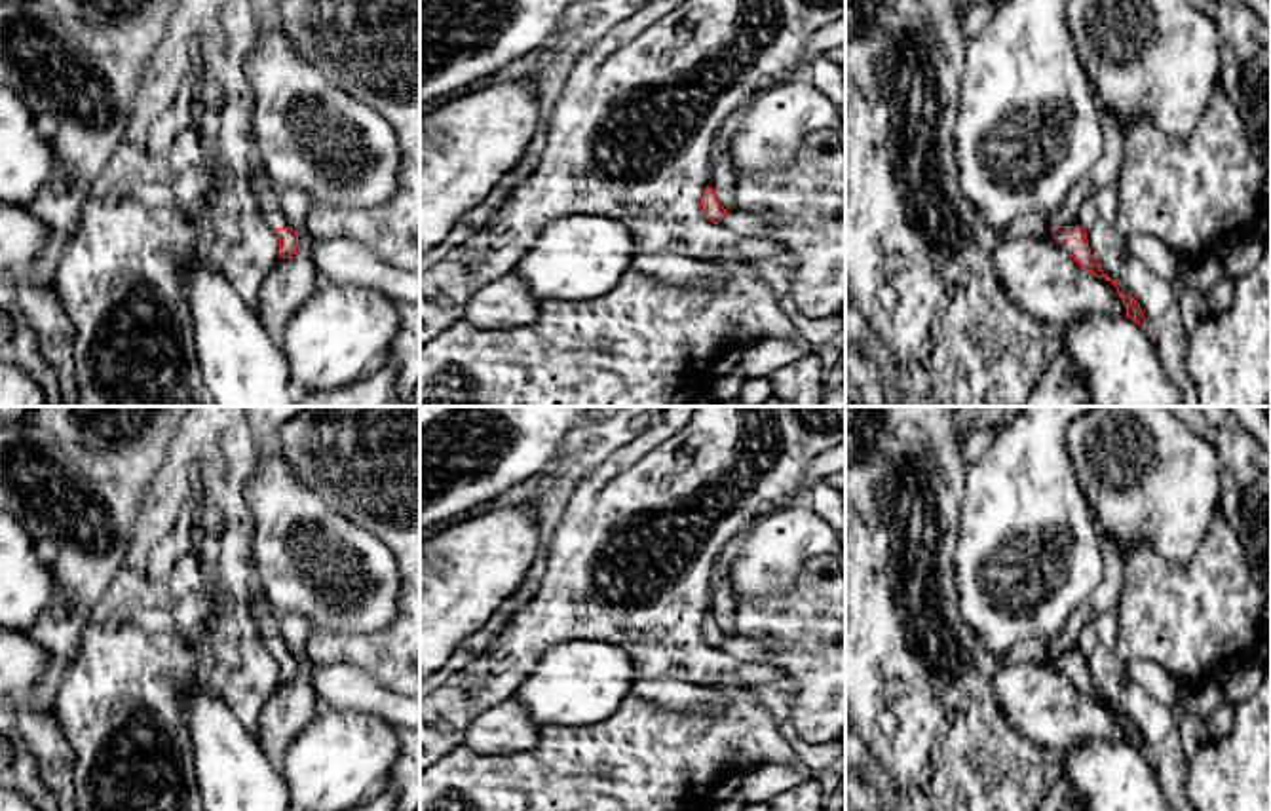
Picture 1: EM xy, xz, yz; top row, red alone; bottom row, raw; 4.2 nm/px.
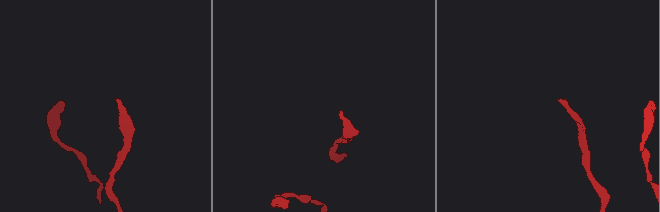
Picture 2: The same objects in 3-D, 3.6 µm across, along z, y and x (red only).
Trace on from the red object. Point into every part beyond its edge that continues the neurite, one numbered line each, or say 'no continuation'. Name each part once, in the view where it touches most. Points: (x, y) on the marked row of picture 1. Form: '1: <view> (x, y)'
1: xy (266, 196)

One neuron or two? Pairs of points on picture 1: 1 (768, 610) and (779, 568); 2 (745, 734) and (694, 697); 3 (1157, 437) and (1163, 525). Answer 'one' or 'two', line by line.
1: two
2: two
3: one

